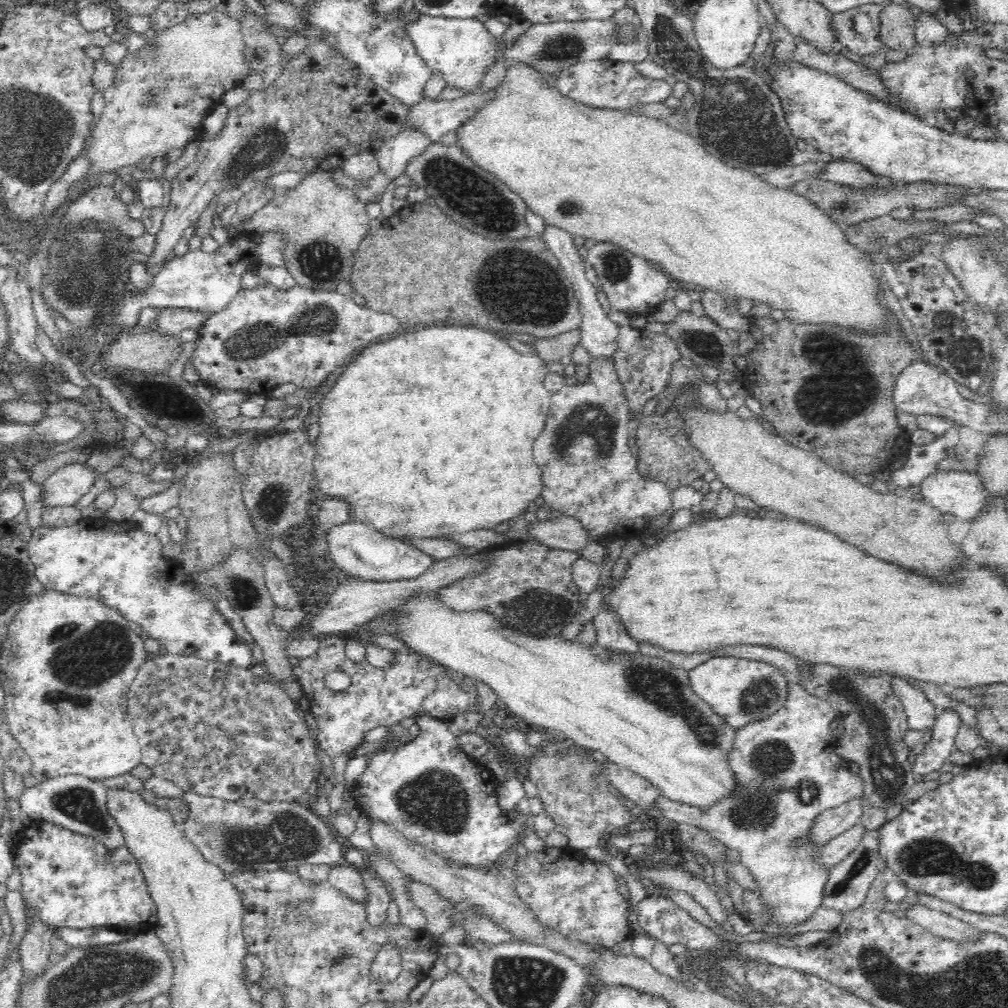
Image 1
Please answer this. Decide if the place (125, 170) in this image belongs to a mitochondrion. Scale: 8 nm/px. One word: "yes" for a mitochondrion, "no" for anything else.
no

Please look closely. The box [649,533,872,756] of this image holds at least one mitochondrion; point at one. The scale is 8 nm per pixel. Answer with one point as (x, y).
(759, 697)

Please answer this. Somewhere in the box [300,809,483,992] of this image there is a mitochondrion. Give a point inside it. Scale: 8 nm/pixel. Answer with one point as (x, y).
(344, 950)

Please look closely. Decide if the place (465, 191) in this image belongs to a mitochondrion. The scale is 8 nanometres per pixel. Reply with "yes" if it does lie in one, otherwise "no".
yes

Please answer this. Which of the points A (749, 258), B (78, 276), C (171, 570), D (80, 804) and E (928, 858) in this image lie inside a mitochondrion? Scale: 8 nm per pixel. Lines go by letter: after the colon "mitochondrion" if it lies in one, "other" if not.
A: other
B: mitochondrion
C: other
D: mitochondrion
E: mitochondrion

